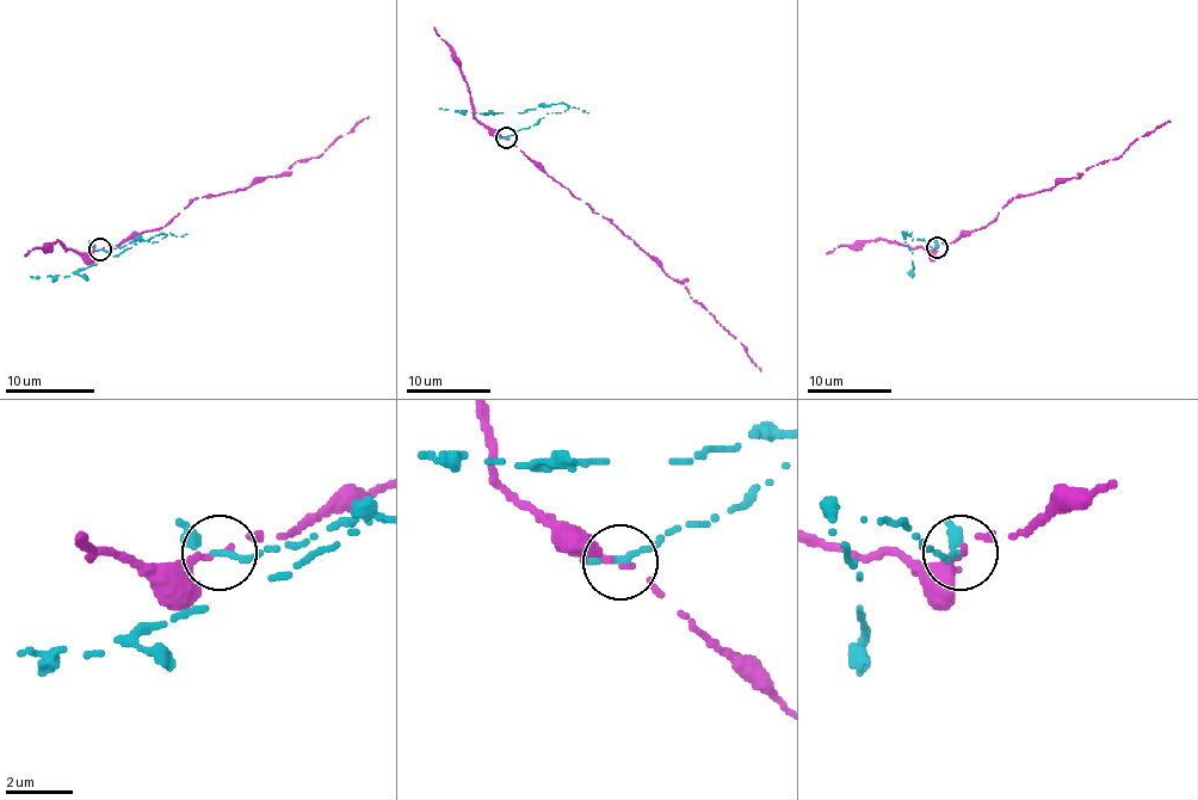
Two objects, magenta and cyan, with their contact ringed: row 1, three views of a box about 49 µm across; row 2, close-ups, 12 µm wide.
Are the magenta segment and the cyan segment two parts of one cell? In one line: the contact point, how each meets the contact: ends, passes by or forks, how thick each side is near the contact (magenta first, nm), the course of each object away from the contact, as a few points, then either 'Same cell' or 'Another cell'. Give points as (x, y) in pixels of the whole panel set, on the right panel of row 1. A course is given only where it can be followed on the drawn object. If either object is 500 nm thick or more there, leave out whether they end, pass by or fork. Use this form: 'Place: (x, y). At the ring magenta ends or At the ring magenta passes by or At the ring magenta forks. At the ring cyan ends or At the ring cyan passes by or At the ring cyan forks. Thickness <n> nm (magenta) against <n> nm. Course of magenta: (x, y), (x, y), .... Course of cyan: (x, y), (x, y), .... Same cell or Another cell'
Place: (937, 247). At the ring magenta passes by. At the ring cyan passes by. Thickness 140 nm (magenta) against 190 nm. Course of magenta: (939, 247), (983, 228), (1012, 197), (1050, 190), (1099, 162), (1118, 159), (1141, 135), (1171, 121). Course of cyan: (937, 247), (903, 233), (913, 264), (912, 272), (907, 272). Another cell

